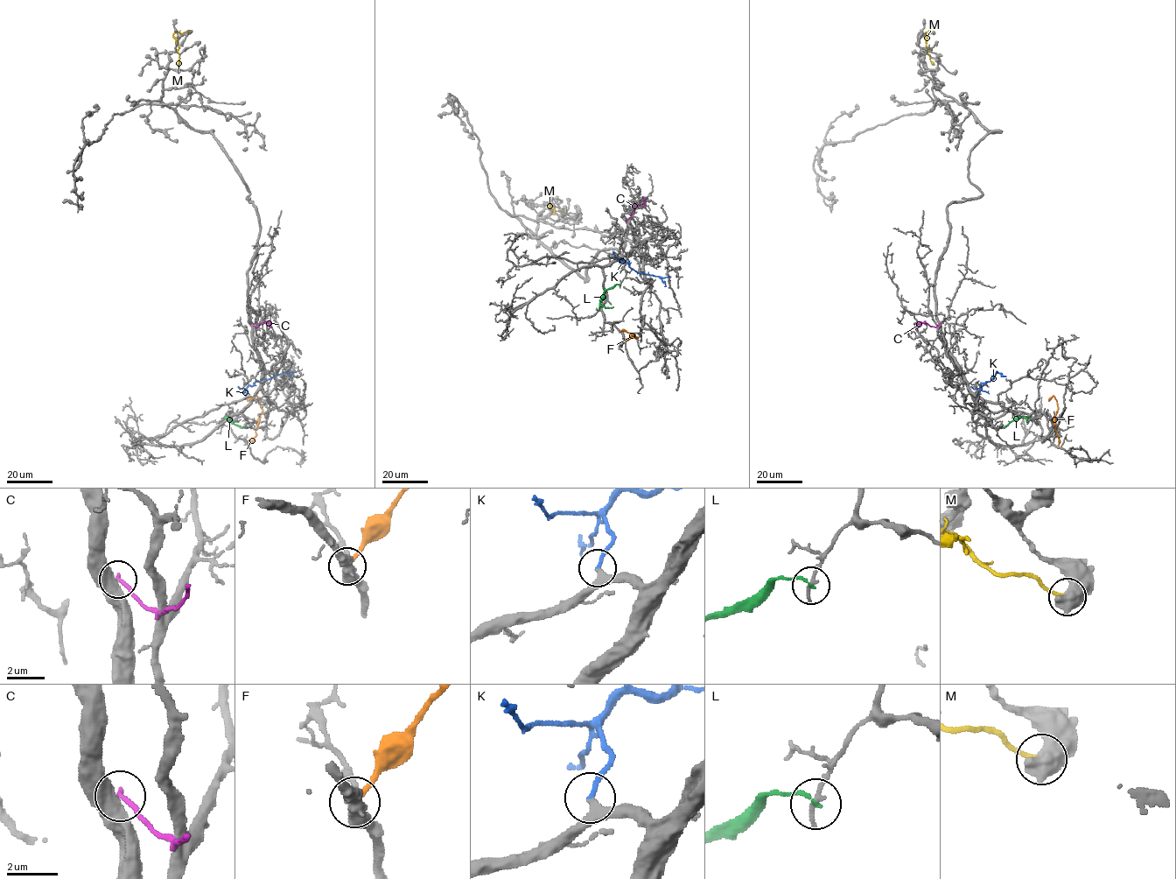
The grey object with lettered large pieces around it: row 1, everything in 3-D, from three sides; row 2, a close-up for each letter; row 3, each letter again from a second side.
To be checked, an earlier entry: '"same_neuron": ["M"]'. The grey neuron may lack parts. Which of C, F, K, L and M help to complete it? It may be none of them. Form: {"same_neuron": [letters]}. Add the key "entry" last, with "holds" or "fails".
{"same_neuron": ["K"], "entry": "fails"}

